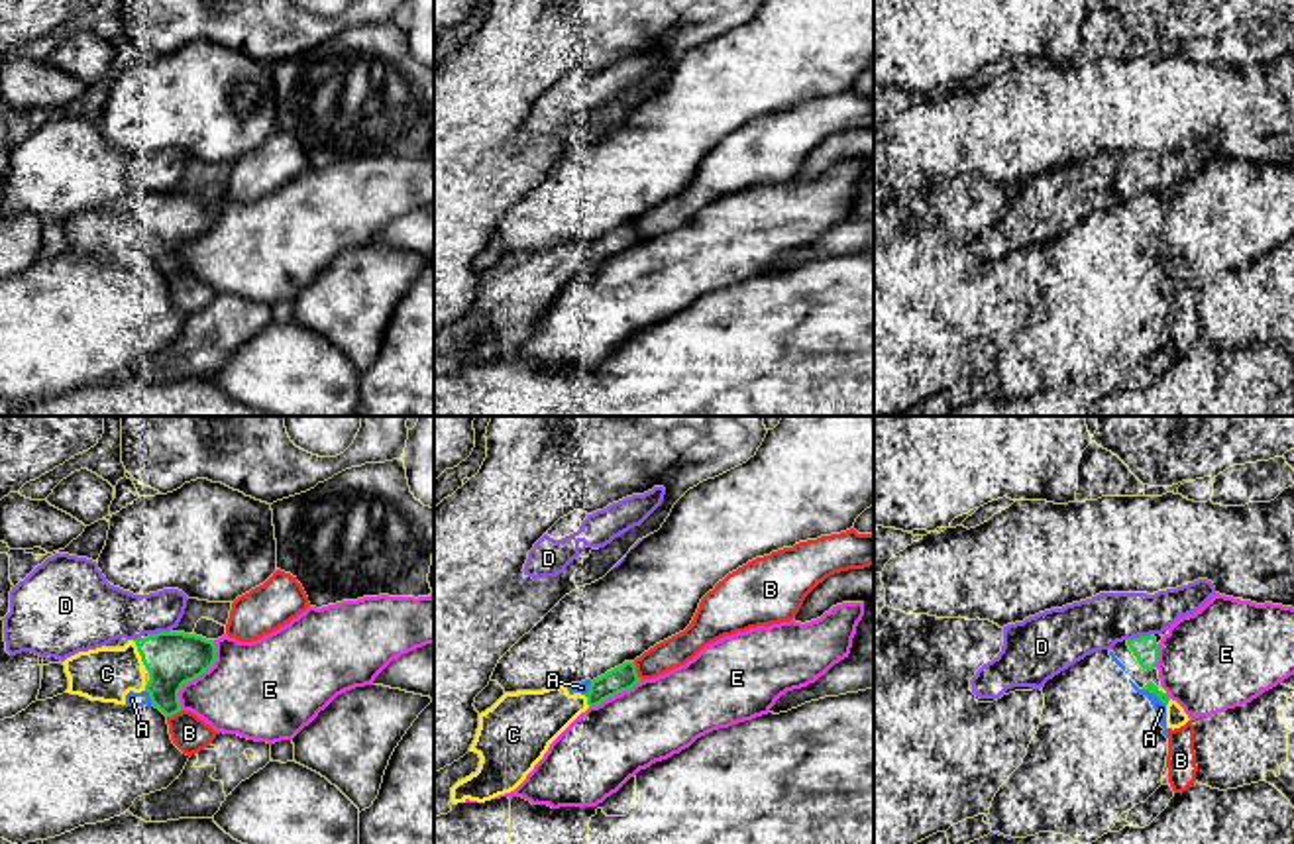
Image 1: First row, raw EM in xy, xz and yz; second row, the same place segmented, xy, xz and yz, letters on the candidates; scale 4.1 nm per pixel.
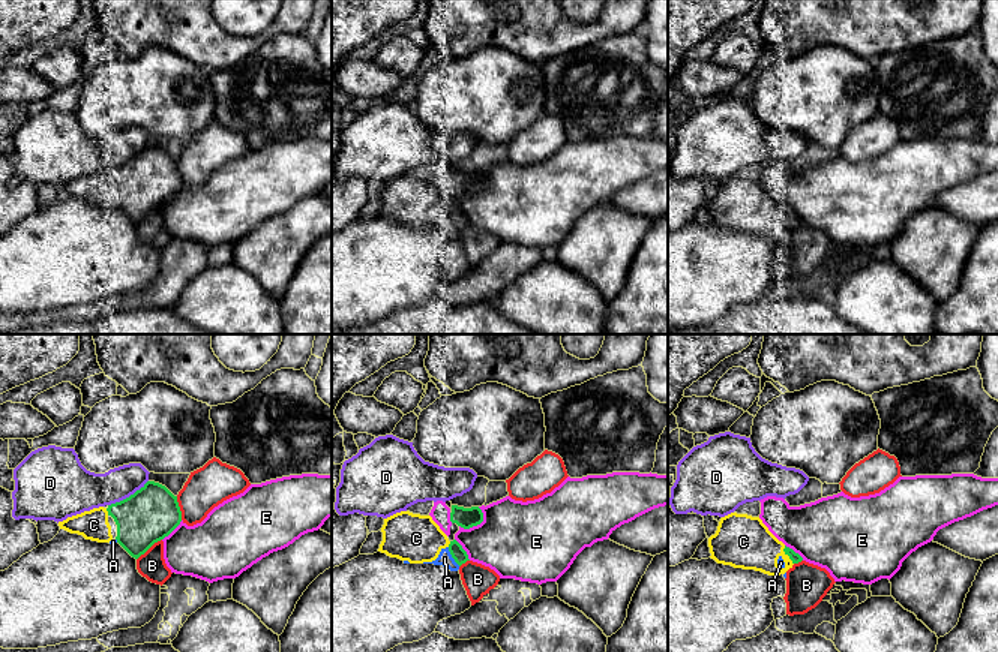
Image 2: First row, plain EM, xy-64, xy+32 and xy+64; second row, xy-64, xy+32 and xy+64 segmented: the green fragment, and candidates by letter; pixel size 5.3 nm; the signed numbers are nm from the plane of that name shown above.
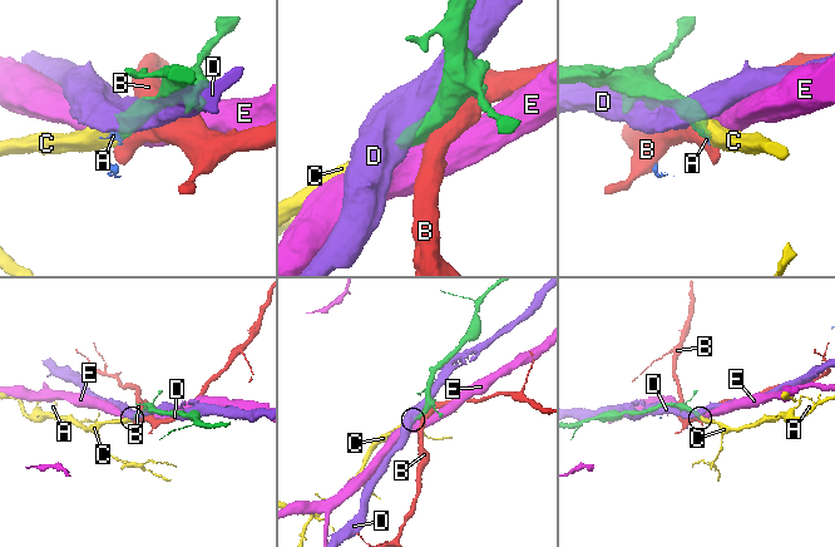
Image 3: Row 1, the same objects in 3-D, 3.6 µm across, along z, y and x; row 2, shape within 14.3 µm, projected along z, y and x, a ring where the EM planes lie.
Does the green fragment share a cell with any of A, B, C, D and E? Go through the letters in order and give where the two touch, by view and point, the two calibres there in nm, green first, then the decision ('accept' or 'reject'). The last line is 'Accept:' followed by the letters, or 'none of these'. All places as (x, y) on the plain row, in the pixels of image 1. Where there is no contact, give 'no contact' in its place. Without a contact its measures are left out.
A: meets green in yz at (1155, 254); 50 nm thick on the green side, 50 nm on the other; reject
B: meets green in xz at (635, 232); 110 nm thick on the green side, 120 nm on the other; reject
C: meets green in xy at (138, 210); 220 nm thick on the green side, 220 nm on the other; accept
D: meets green in yz at (1137, 199); 110 nm thick on the green side, 220 nm on the other; reject
E: meets green in xy at (197, 236); 220 nm thick on the green side, 400 nm on the other; reject
Accept: C

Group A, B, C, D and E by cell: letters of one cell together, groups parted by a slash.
A / B / C / D / E

